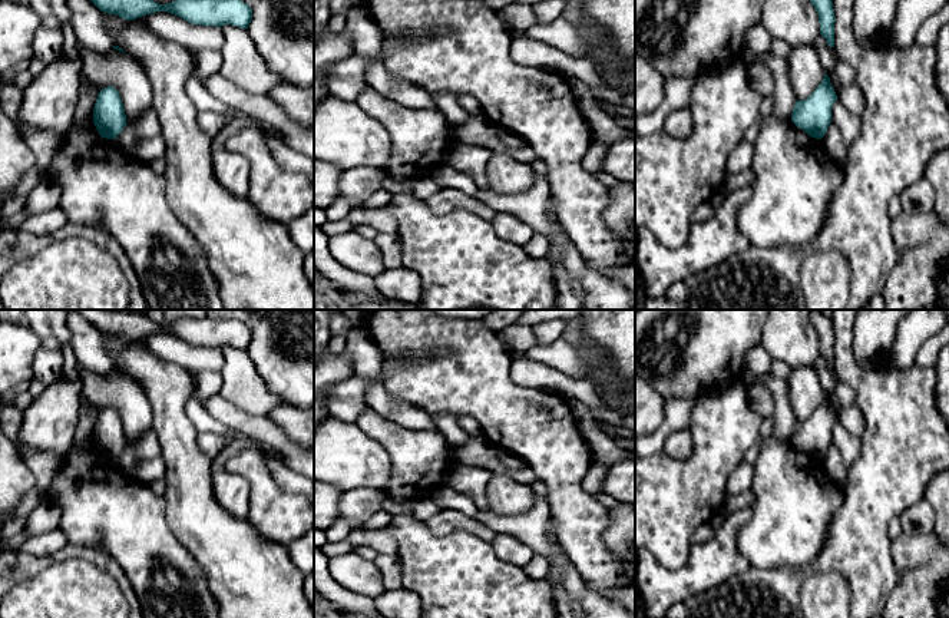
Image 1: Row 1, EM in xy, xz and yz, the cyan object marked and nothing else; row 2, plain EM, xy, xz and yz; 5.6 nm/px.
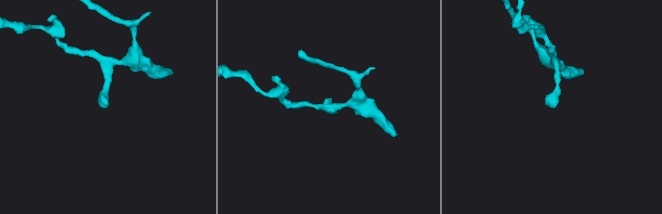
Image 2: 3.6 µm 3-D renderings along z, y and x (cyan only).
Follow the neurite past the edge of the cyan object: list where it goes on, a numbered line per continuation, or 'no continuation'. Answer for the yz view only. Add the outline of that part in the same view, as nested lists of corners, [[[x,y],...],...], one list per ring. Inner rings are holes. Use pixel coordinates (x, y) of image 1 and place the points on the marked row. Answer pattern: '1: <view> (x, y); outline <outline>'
no continuation

